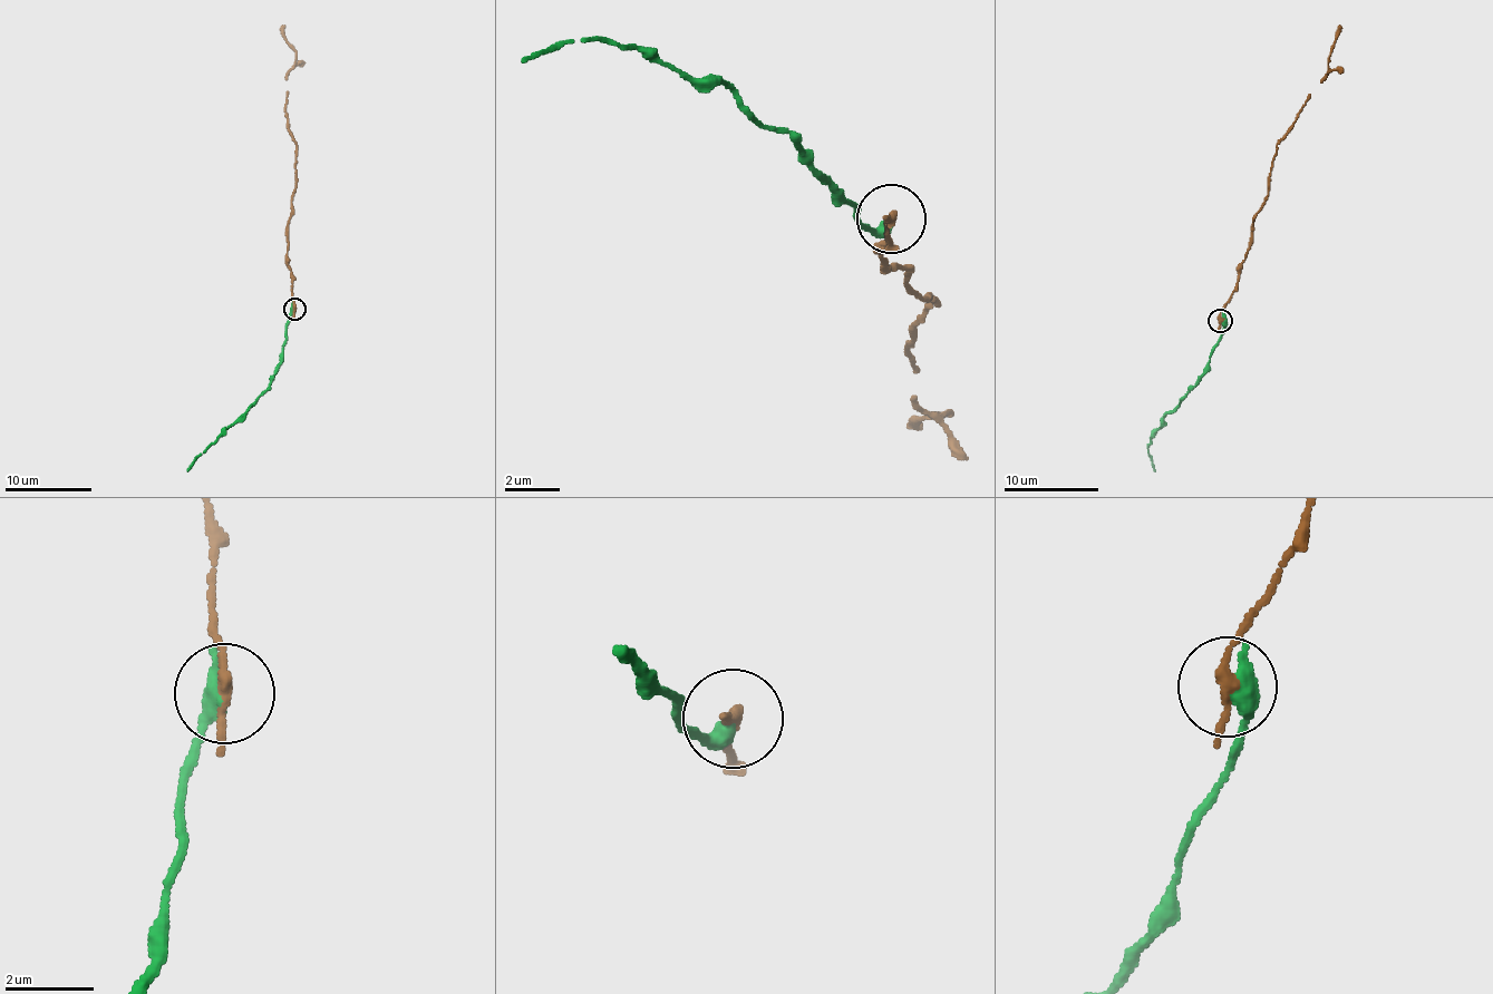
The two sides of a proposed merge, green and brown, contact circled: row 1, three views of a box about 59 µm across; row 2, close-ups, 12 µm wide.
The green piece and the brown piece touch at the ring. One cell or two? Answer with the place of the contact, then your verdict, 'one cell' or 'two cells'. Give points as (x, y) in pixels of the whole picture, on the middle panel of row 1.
at (891, 218); two cells

